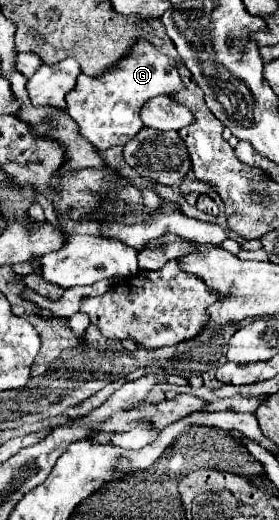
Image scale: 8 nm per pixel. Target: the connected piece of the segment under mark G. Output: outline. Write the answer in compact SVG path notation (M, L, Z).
M138 40L128 58L122 62L124 64L118 64L114 72L106 72L106 76L100 78L90 78L81 73L76 88L66 96L66 112L78 124L78 134L84 136L98 150L124 146L144 126L140 120L142 104L152 96L168 96L170 92L182 88L176 62L156 52L156 48L150 46L146 40Z

